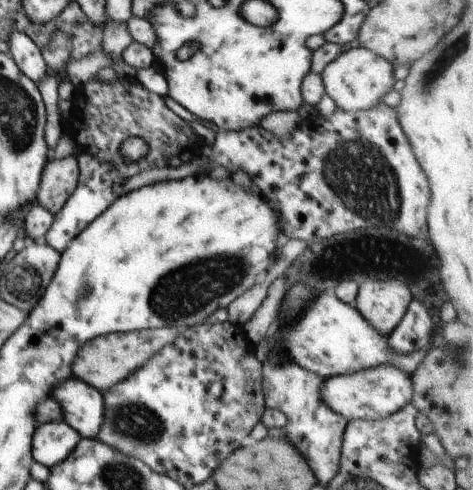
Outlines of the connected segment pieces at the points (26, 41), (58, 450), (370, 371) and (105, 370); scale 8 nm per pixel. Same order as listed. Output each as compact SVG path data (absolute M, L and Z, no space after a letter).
M18 30L8 34L8 46L22 74L40 83L40 80L46 76L46 61L42 56L41 48L30 36Z
M63 420L38 426L32 442L32 458L49 469L60 464L76 448L82 436Z
M391 364L376 365L347 375L324 379L320 398L326 406L347 421L376 420L398 412L413 396L411 375Z
M174 328L143 329L130 334L108 334L102 338L94 338L94 342L84 344L78 352L78 358L74 360L73 376L103 393L134 374L160 353L166 344L172 344L180 331Z

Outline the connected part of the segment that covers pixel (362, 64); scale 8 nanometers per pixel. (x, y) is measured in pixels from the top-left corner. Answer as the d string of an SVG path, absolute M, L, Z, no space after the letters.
M359 45L342 51L321 72L325 91L336 103L337 108L345 112L364 112L375 108L382 102L382 98L388 94L394 86L394 65L388 60L374 54L370 49L366 50Z

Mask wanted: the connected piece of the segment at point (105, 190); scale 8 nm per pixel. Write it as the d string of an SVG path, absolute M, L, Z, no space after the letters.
M81 152L77 156L79 164L78 188L66 200L64 208L54 216L54 222L46 233L44 242L58 252L64 252L74 238L78 236L95 218L98 218L122 194L125 180L112 164L102 164L91 154Z

